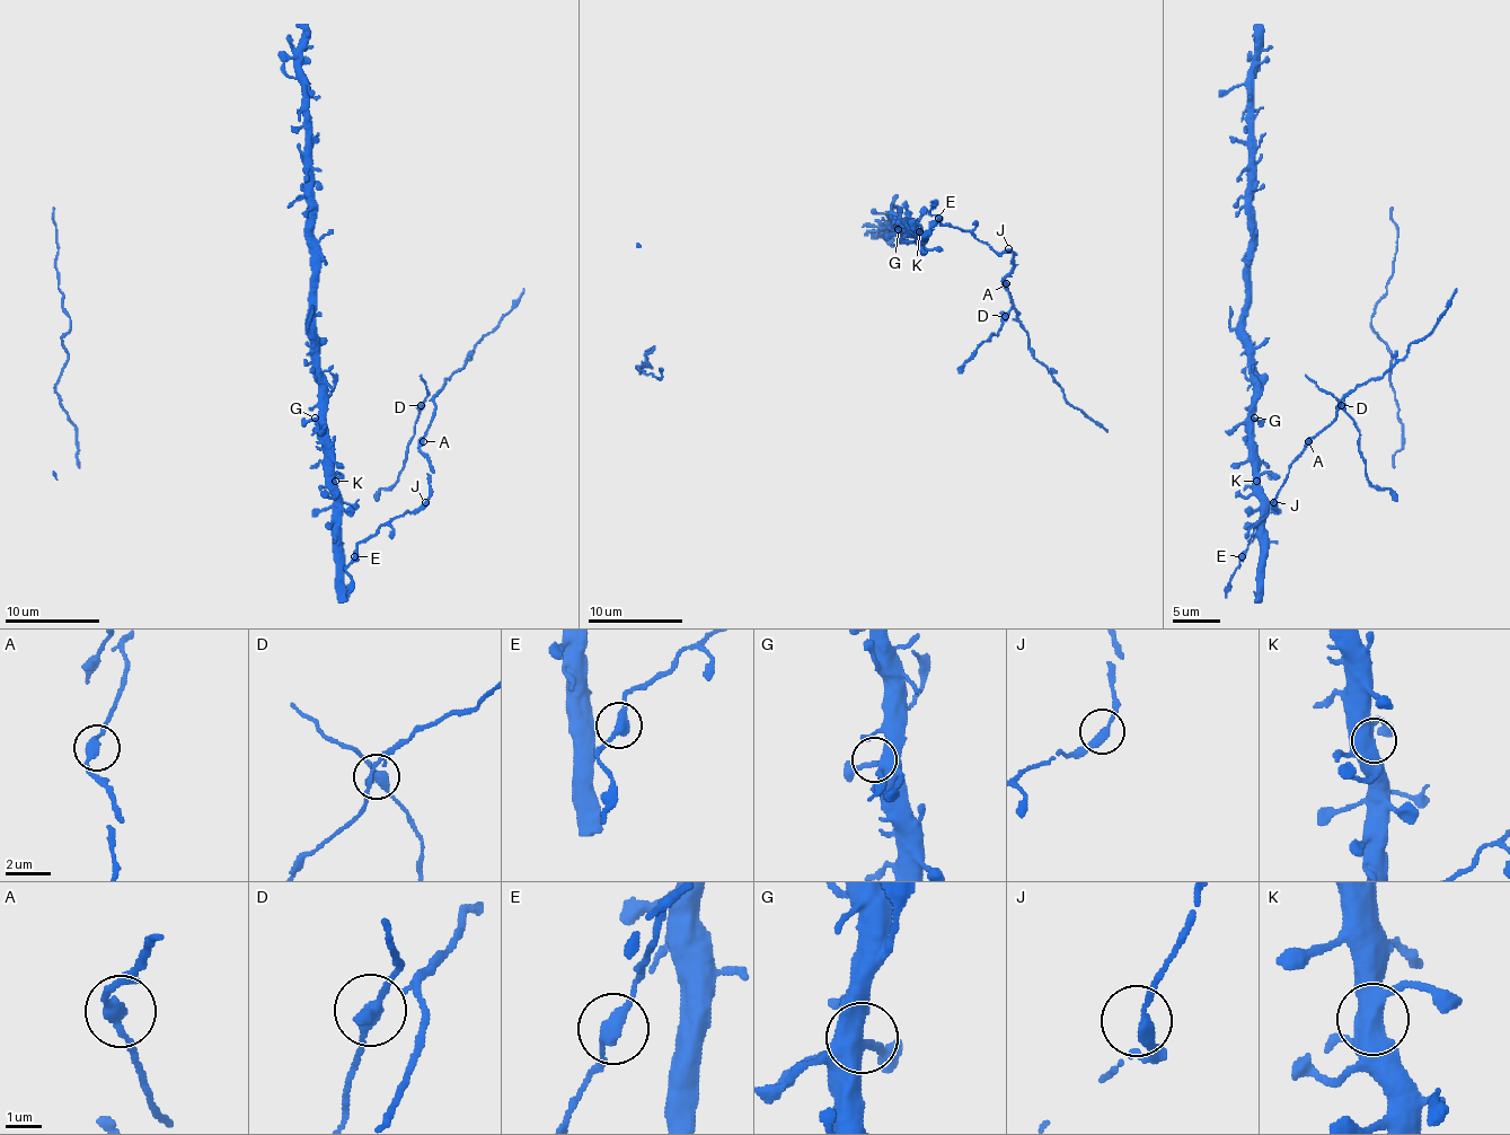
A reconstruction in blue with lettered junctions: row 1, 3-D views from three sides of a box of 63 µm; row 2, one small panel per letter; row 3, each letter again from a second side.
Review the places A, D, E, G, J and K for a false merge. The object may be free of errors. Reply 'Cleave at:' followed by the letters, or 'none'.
Cleave at: D

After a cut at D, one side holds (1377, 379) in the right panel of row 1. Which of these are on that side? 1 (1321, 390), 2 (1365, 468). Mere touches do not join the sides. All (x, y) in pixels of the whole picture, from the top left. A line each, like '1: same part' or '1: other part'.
1: other part
2: other part

